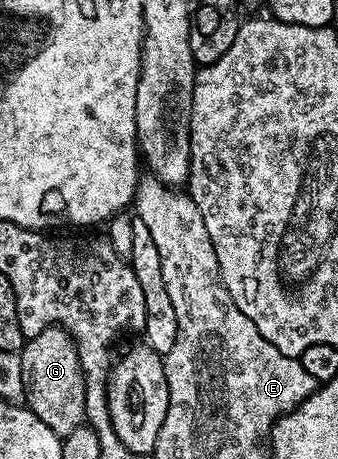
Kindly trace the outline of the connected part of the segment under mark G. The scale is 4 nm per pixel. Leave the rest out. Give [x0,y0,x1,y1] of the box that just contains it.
[20,327,86,437]

